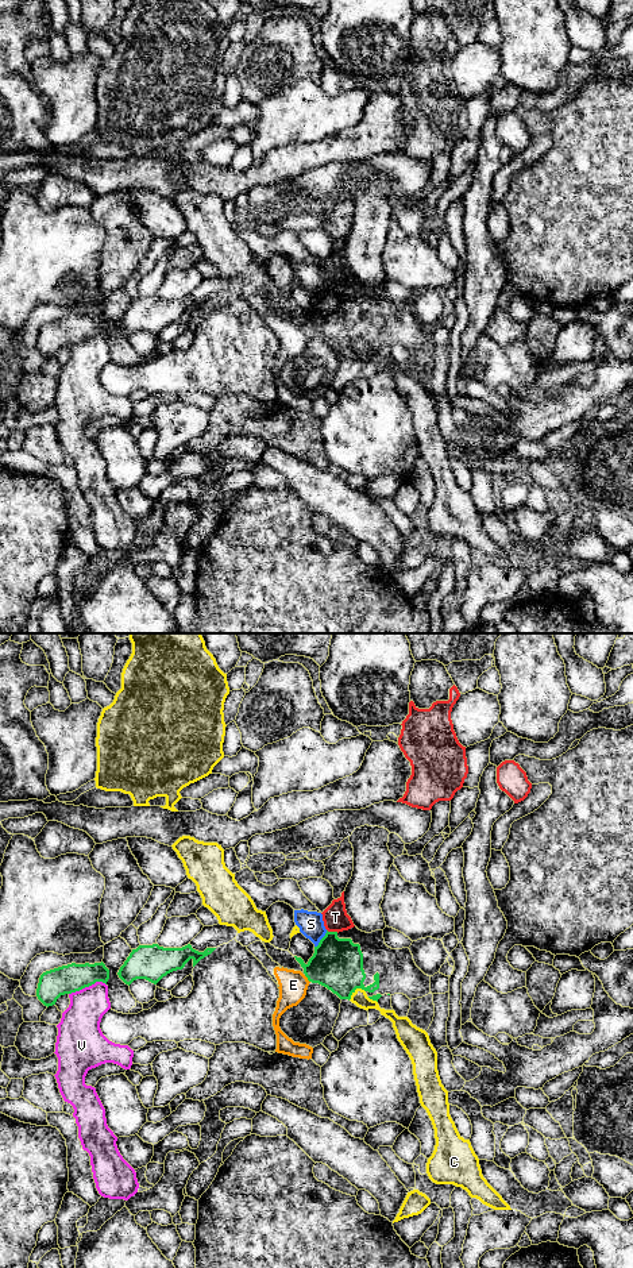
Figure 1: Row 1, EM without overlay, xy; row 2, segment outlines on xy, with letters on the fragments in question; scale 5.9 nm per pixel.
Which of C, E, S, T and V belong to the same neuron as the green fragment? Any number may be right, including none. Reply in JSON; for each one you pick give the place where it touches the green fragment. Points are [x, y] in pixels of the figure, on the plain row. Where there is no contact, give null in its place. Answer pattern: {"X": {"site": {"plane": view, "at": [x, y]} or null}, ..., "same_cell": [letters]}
{"same_cell": []}

